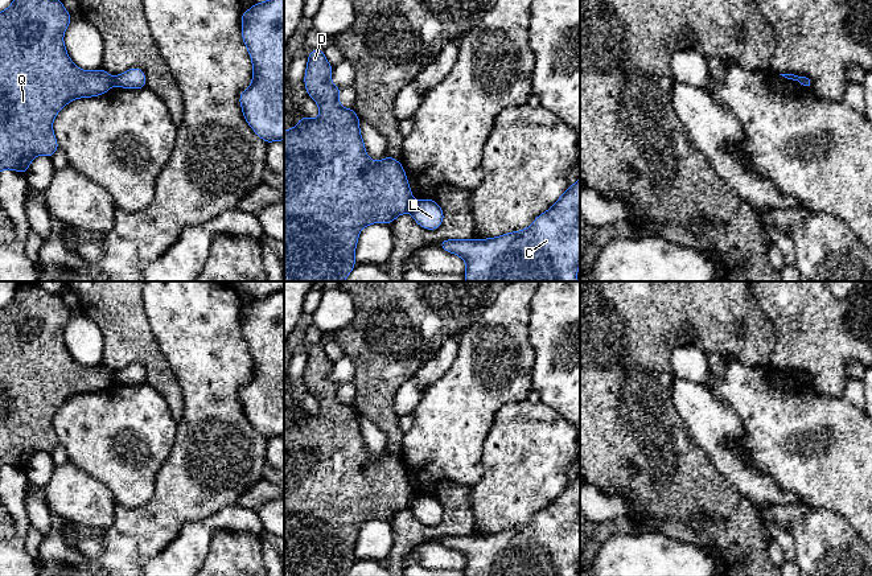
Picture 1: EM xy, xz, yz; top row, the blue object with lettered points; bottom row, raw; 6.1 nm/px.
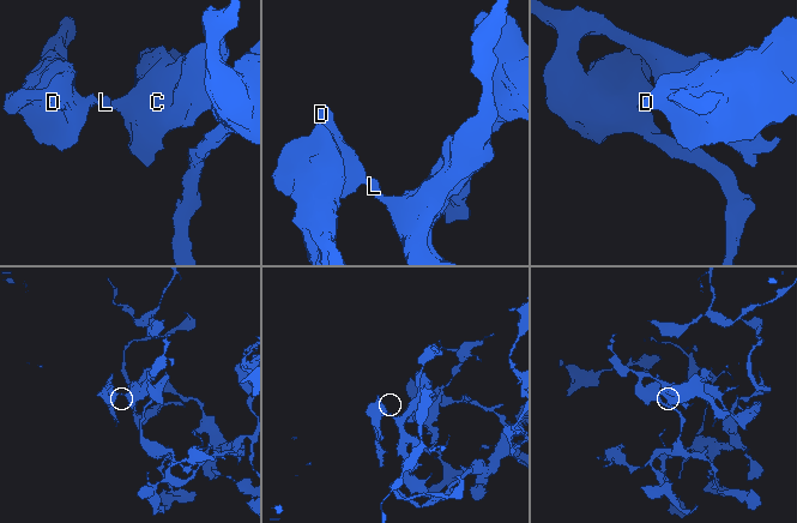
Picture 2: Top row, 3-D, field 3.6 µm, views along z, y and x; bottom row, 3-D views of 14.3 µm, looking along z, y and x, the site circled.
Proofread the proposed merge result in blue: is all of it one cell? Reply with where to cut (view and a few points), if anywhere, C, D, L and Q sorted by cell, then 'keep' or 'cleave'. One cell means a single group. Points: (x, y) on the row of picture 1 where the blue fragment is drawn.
xz (414, 202), (408, 210) | C L / D Q | cleave

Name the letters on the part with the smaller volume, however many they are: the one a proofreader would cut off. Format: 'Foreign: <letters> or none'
Foreign: D, Q

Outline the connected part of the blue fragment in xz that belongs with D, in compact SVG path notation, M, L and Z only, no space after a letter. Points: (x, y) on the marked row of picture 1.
M320 48L313 49L308 54L304 82L308 95L318 104L320 116L309 119L300 118L299 123L292 129L284 129L284 281L344 281L354 270L354 254L358 243L359 233L363 227L371 223L391 225L398 215L408 213L414 203L412 192L407 181L406 170L400 161L388 155L381 161L373 161L365 149L365 143L359 131L359 116L353 108L345 108L338 102L338 95L344 91L332 83L333 66L326 61L324 52Z

